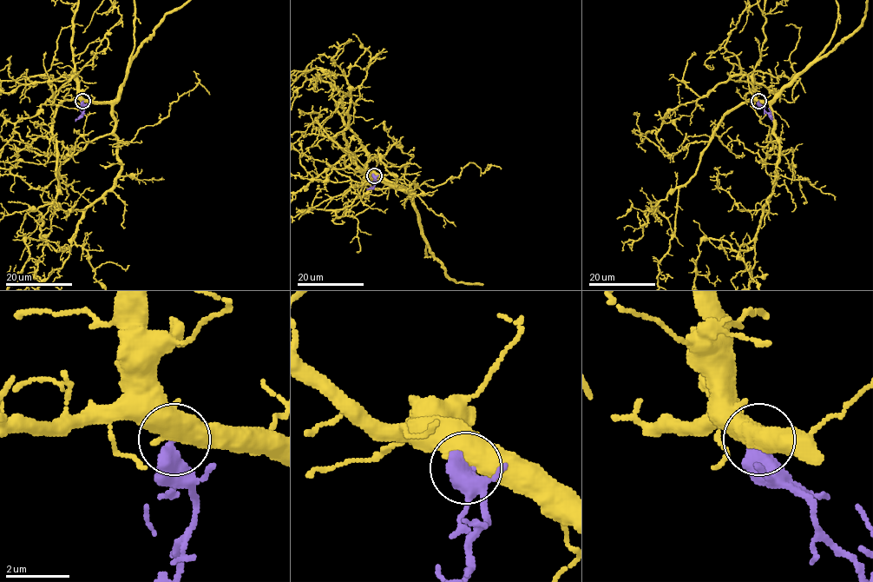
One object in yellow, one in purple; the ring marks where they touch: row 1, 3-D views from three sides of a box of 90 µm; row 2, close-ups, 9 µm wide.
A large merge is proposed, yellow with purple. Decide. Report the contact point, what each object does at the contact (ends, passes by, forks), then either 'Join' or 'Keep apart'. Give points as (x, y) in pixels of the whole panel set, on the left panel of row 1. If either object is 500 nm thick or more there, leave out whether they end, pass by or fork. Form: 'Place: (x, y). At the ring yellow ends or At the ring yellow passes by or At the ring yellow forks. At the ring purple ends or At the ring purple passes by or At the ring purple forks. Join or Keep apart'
Place: (82, 101). Keep apart

